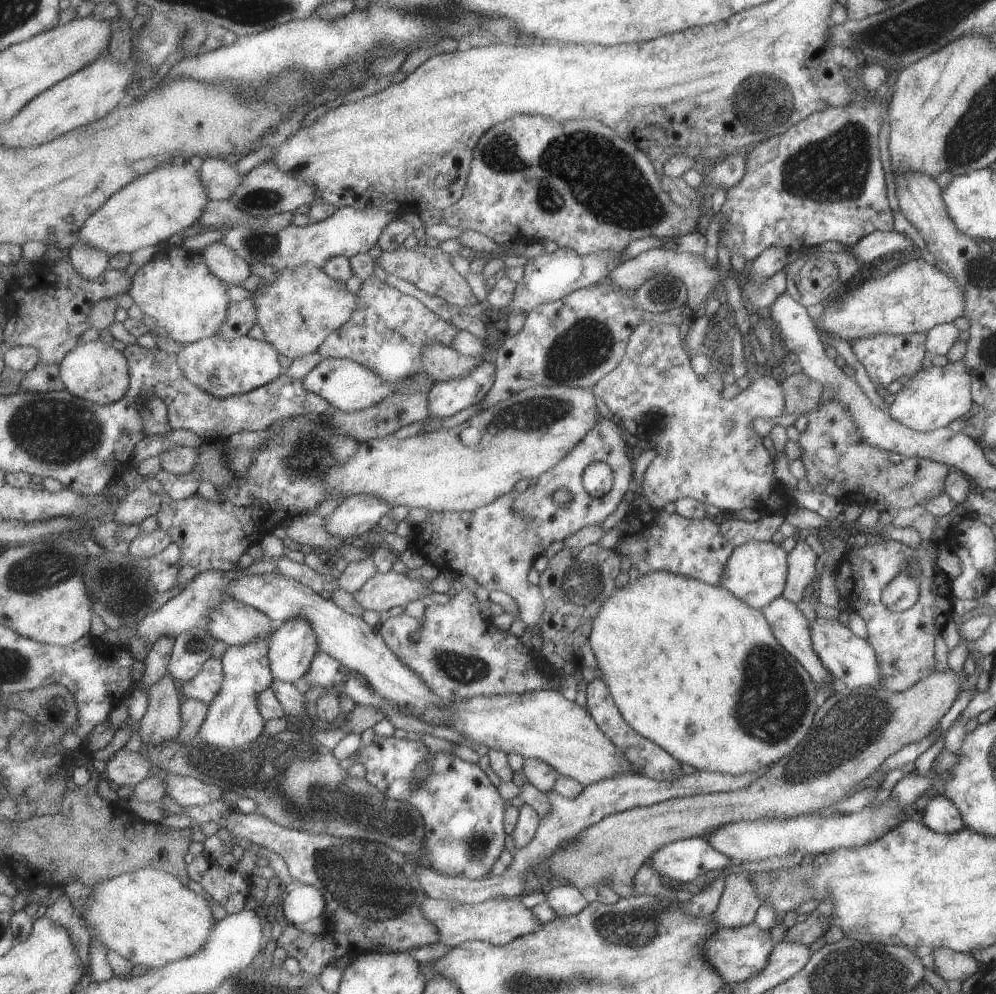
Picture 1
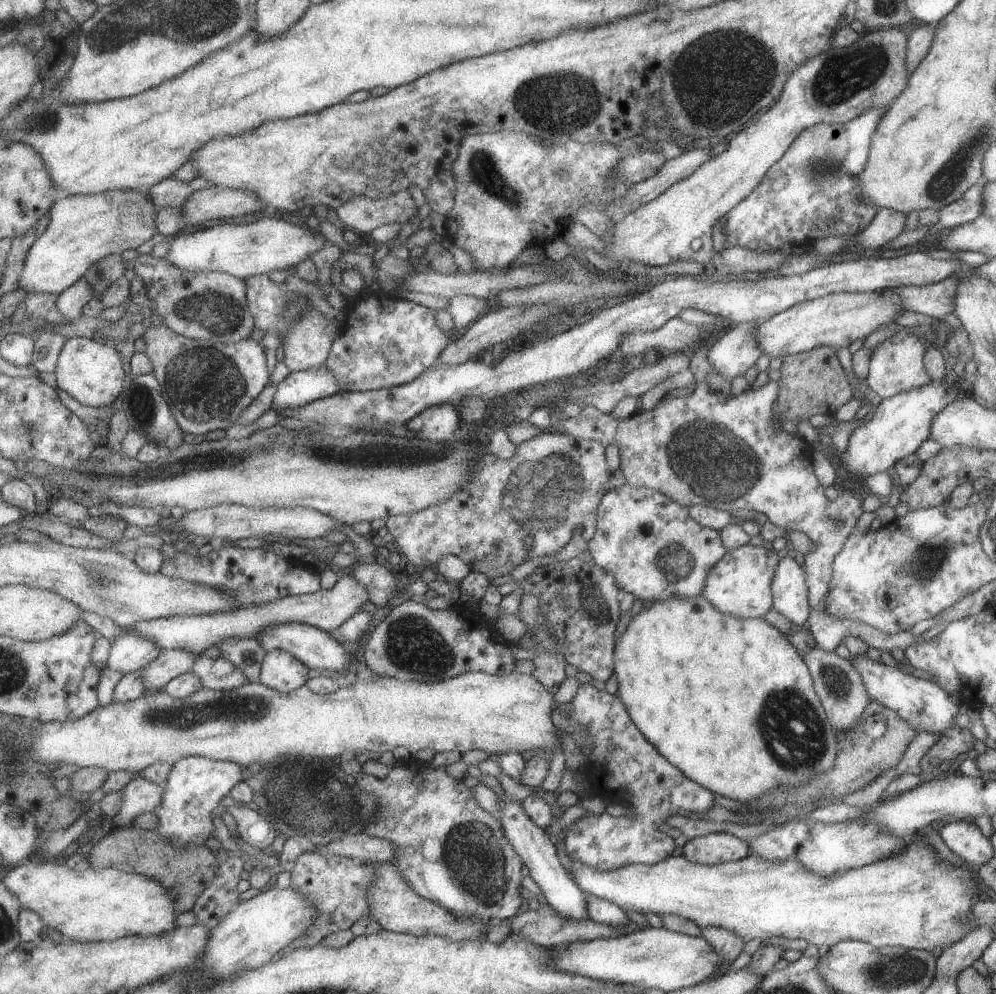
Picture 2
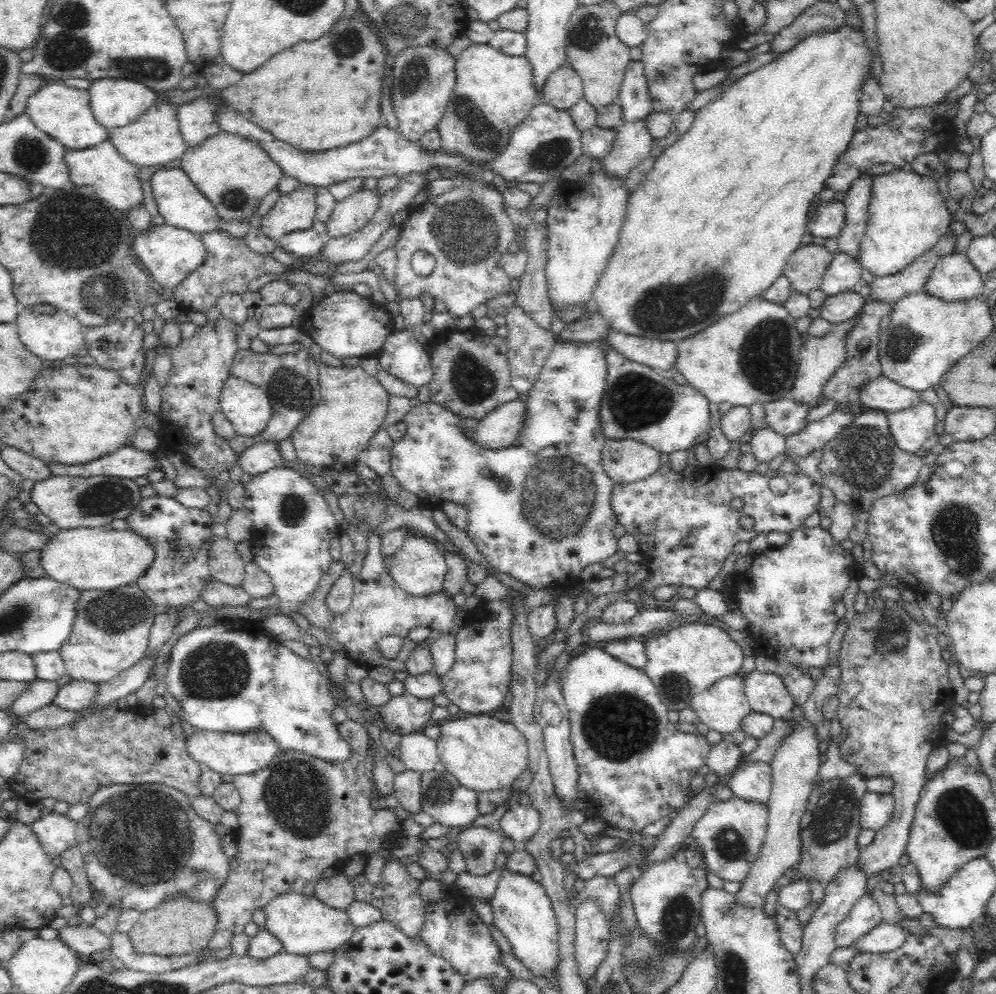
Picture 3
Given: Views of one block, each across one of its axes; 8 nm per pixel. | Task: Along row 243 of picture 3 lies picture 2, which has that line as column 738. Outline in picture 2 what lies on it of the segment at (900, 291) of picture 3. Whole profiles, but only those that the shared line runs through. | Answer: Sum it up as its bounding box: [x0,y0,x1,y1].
[701,926,745,977]

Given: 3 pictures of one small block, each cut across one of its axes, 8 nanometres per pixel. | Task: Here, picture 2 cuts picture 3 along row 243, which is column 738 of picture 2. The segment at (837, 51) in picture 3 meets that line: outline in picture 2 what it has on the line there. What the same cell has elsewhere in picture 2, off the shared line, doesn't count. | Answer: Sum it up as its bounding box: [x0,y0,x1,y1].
[613,595,837,802]

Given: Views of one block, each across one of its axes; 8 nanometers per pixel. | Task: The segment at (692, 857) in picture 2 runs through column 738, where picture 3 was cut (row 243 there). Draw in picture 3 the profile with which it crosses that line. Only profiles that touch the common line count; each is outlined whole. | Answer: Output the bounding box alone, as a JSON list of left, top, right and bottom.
[838,174,874,259]

